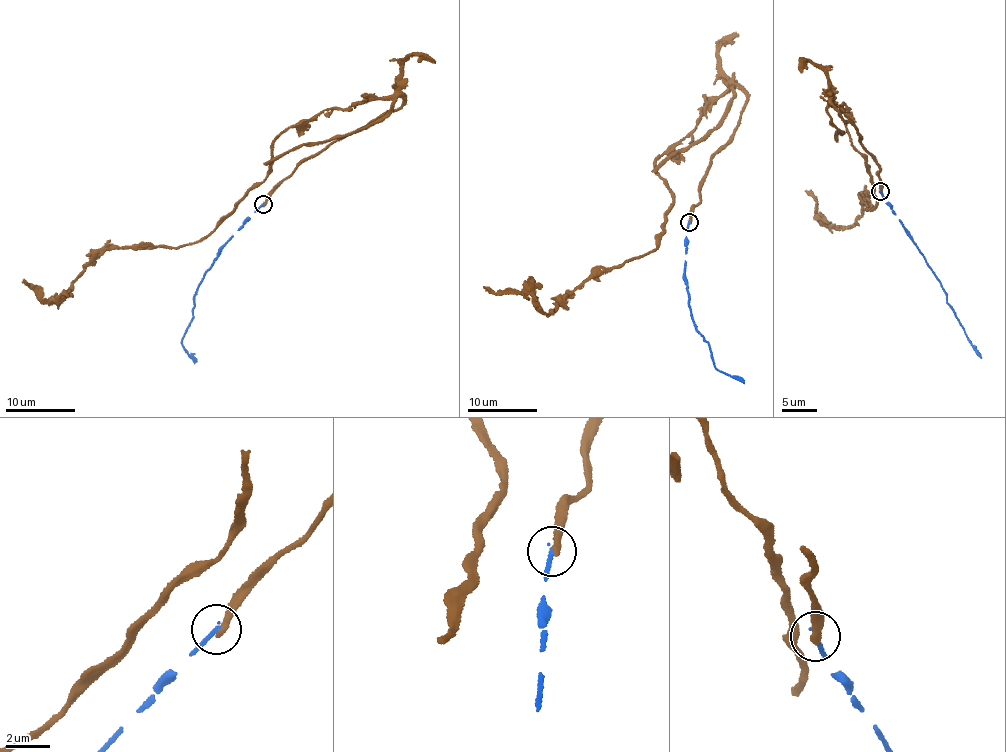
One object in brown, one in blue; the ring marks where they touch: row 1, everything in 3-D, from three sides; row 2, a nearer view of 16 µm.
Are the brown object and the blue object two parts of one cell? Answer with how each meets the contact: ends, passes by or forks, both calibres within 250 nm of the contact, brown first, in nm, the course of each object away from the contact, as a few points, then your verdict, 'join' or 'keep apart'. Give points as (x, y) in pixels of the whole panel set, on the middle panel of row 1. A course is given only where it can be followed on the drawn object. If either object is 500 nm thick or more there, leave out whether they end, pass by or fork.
brown ends; blue ends; calibres 380 and 220 nm; course brown (689, 223), (739, 89), (659, 155), (673, 198), (653, 249), (548, 314), (483, 286); course blue (688, 222), (685, 274), (692, 318), (698, 331), (708, 341), (718, 369), (745, 383); keep apart

